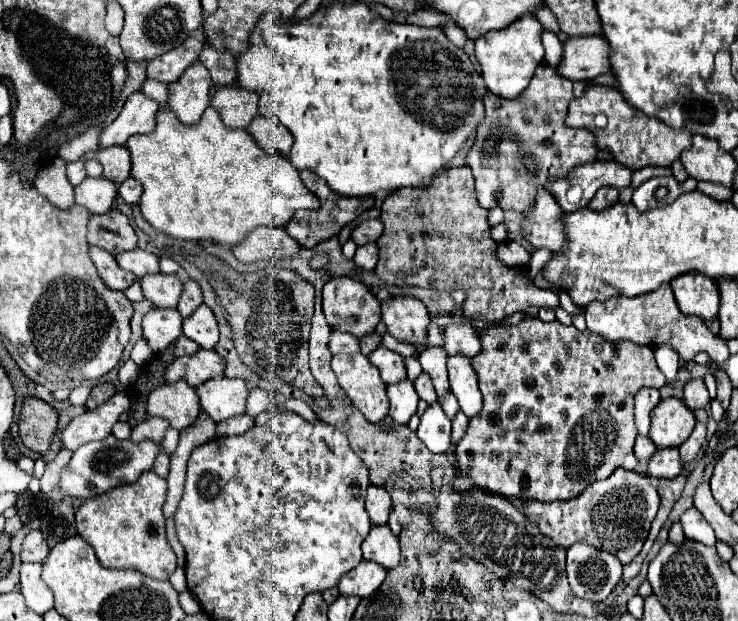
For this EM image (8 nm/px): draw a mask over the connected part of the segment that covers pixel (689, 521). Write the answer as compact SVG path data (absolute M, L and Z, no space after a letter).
M689 508L681 514L681 524L685 530L685 536L691 540L699 540L707 546L715 546L717 538L711 528L711 524L703 518L703 514L697 508Z

